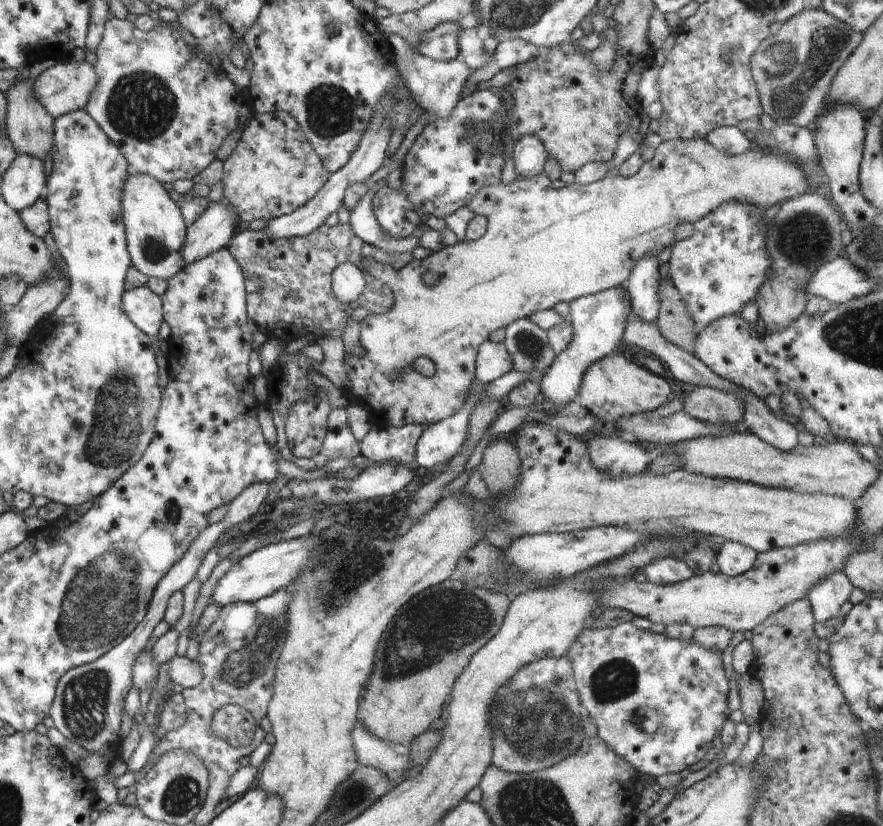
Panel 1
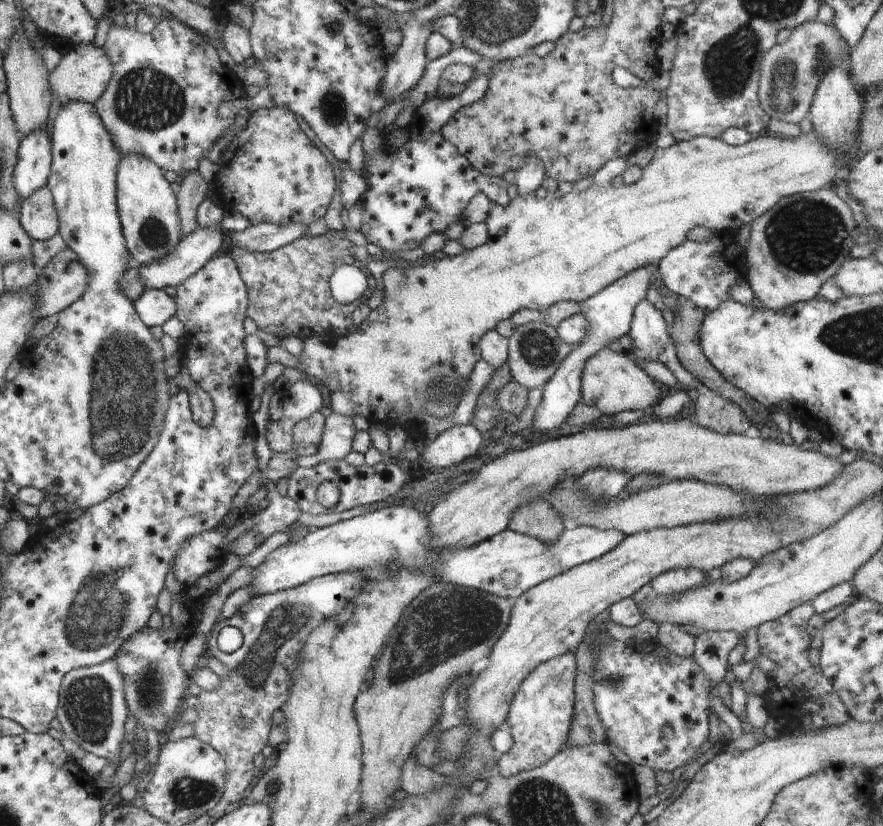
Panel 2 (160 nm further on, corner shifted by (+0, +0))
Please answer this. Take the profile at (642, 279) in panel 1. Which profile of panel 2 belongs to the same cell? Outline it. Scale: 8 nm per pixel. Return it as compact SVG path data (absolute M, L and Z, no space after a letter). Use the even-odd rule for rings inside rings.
M646 298L636 304L629 335L634 346L631 357L638 360L656 362L658 354L671 343L662 311Z

